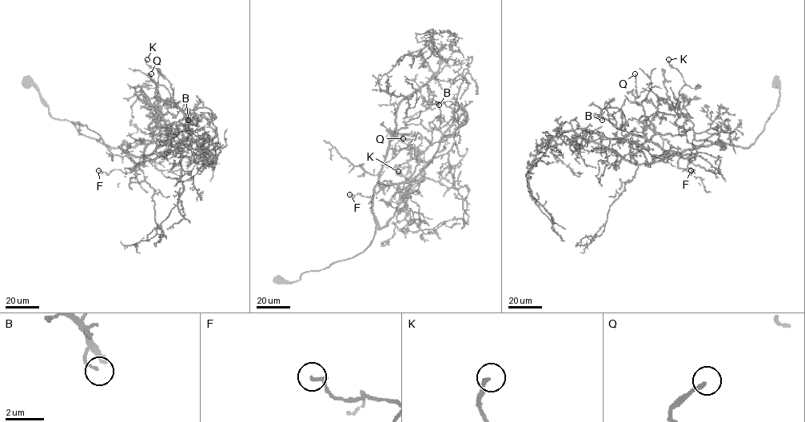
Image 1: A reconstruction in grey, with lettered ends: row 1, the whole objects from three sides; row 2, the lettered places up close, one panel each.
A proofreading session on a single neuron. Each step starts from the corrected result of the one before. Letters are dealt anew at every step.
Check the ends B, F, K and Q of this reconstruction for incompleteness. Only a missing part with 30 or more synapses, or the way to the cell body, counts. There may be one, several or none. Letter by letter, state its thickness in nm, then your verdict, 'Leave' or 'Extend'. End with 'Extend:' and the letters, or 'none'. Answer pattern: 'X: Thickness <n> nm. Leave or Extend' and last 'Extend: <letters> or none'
B: Thickness 130 nm. Leave
F: Thickness 160 nm. Leave
K: Thickness 220 nm. Leave
Q: Thickness 190 nm. Extend
Extend: Q

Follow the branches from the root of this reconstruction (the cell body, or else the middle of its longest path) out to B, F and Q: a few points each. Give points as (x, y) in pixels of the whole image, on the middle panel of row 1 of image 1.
B: (278, 280), (297, 281), (368, 245), (374, 188), (411, 181), (432, 160), (442, 136), (439, 105)
F: (278, 280), (297, 281), (368, 245), (374, 188), (392, 181), (372, 197), (349, 194)
Q: (278, 280), (297, 281), (368, 245), (376, 224), (384, 228), (404, 197), (400, 192), (419, 161), (403, 138)

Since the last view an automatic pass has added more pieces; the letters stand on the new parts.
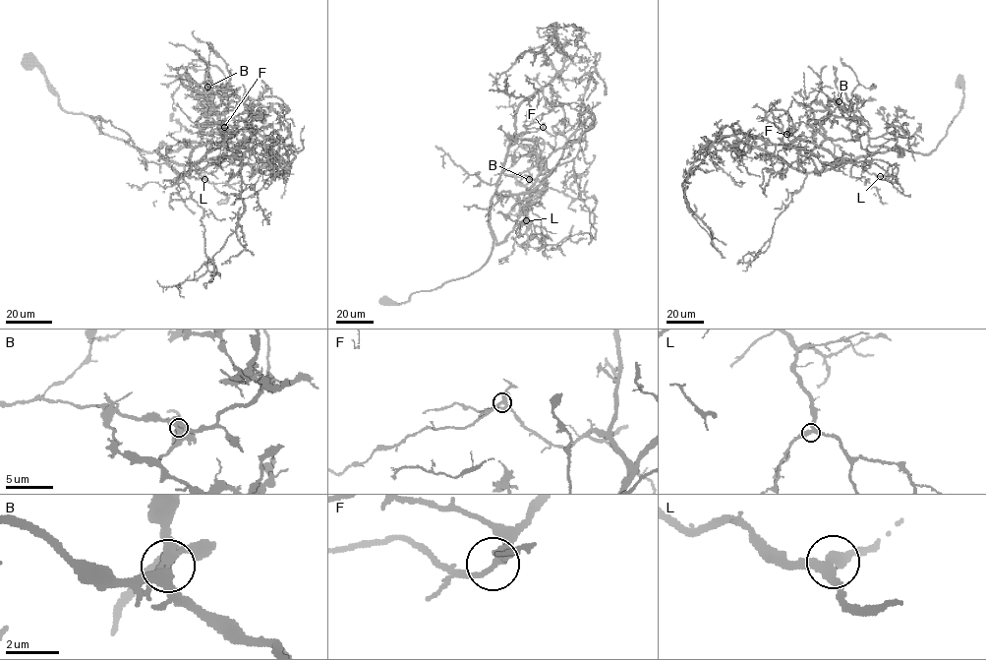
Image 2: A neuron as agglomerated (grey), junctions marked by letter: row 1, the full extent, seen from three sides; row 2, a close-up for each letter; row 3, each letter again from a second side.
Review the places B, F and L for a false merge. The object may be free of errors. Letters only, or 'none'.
B

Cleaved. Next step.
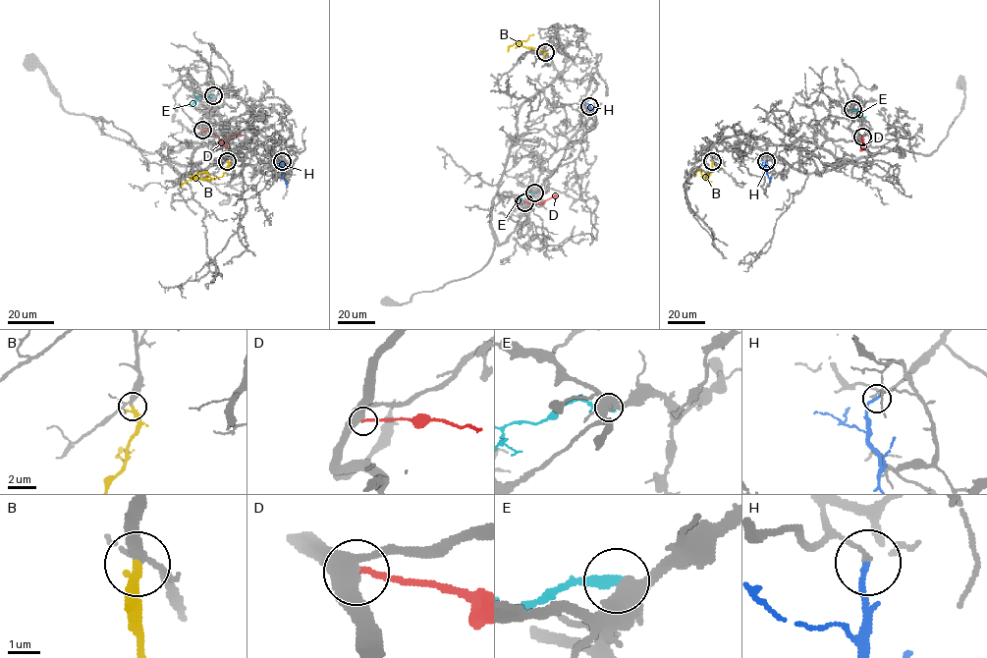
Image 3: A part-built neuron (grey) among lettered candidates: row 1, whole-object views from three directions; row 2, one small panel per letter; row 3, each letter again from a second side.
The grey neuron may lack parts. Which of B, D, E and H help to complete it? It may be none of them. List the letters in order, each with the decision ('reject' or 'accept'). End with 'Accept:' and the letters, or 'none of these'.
B: accept
D: reject
E: reject
H: reject
Accept: B

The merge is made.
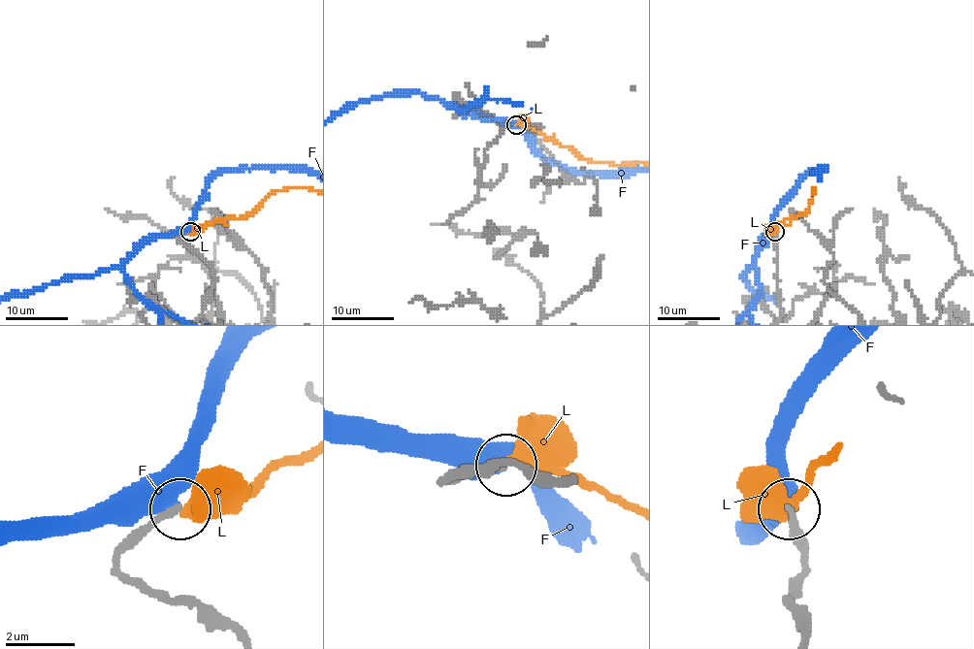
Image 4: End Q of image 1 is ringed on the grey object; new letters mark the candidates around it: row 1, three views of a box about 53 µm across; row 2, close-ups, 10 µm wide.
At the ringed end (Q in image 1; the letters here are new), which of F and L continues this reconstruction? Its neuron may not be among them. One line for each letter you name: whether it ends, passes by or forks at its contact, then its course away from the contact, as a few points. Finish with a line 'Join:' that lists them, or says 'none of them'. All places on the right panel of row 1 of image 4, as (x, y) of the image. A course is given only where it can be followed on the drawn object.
Join: none of them

